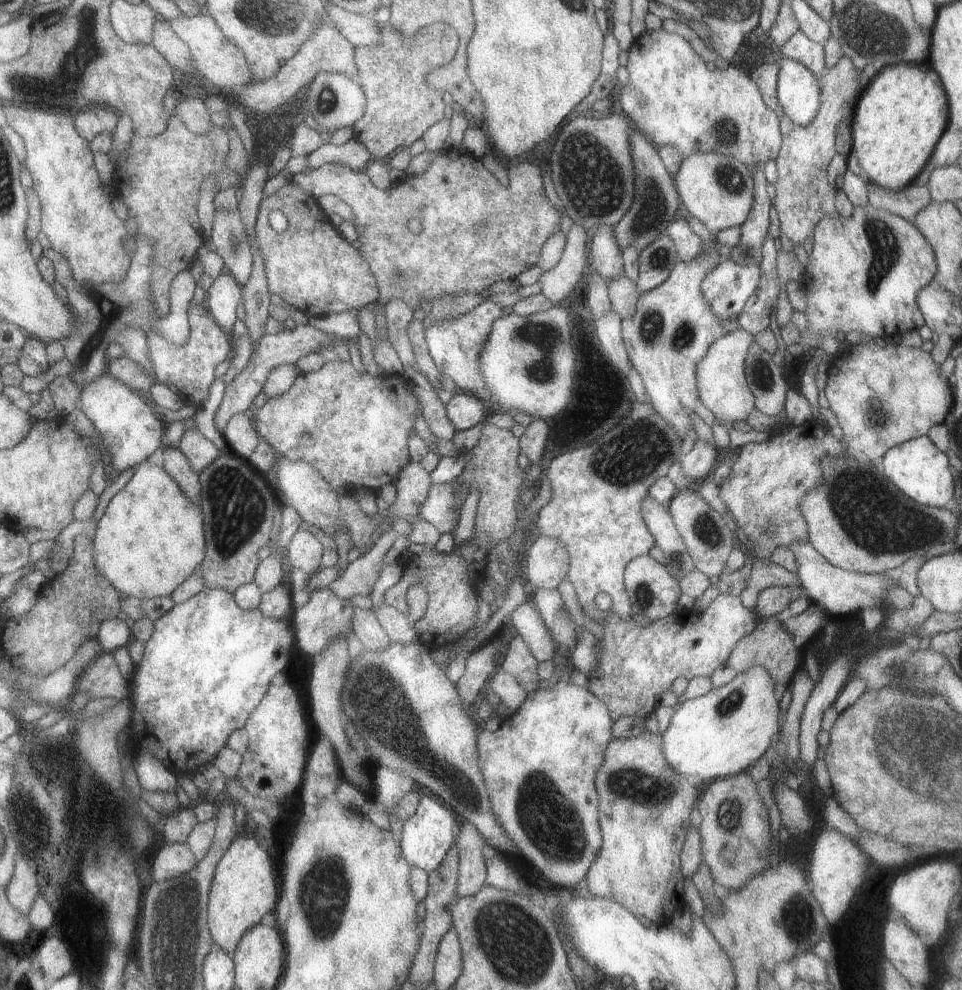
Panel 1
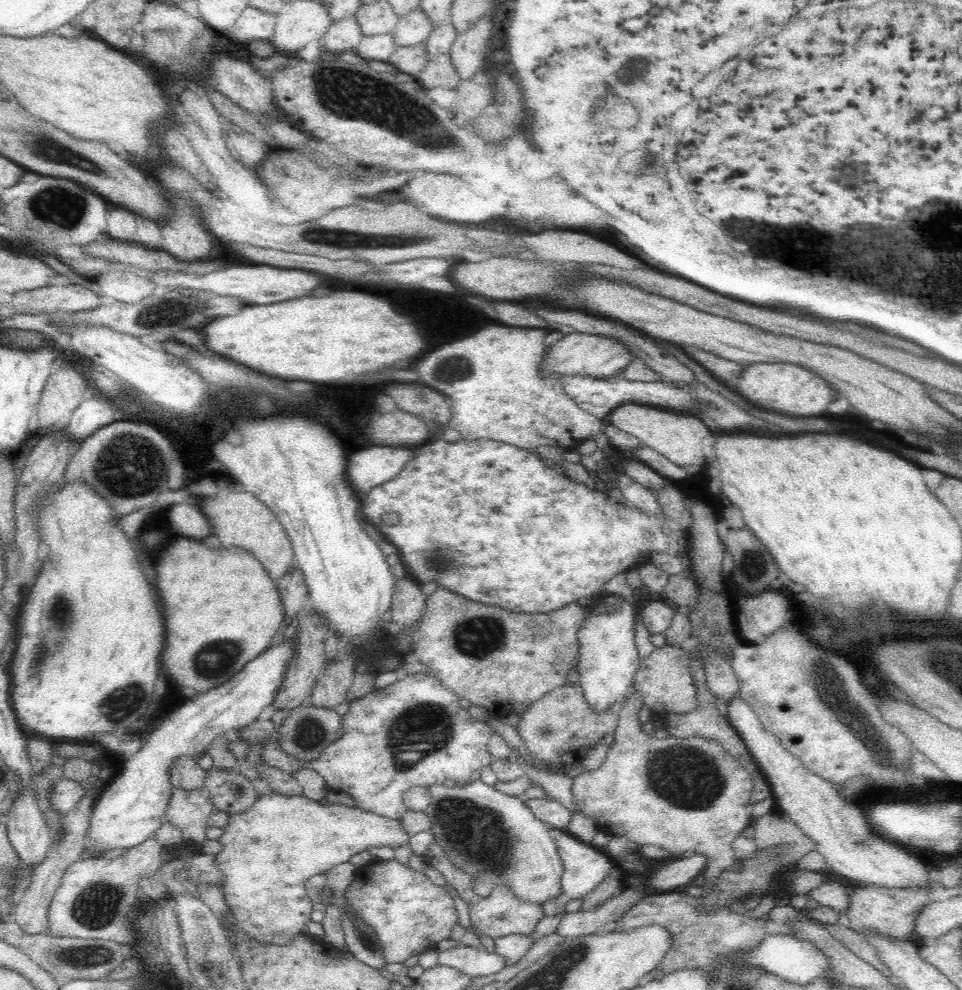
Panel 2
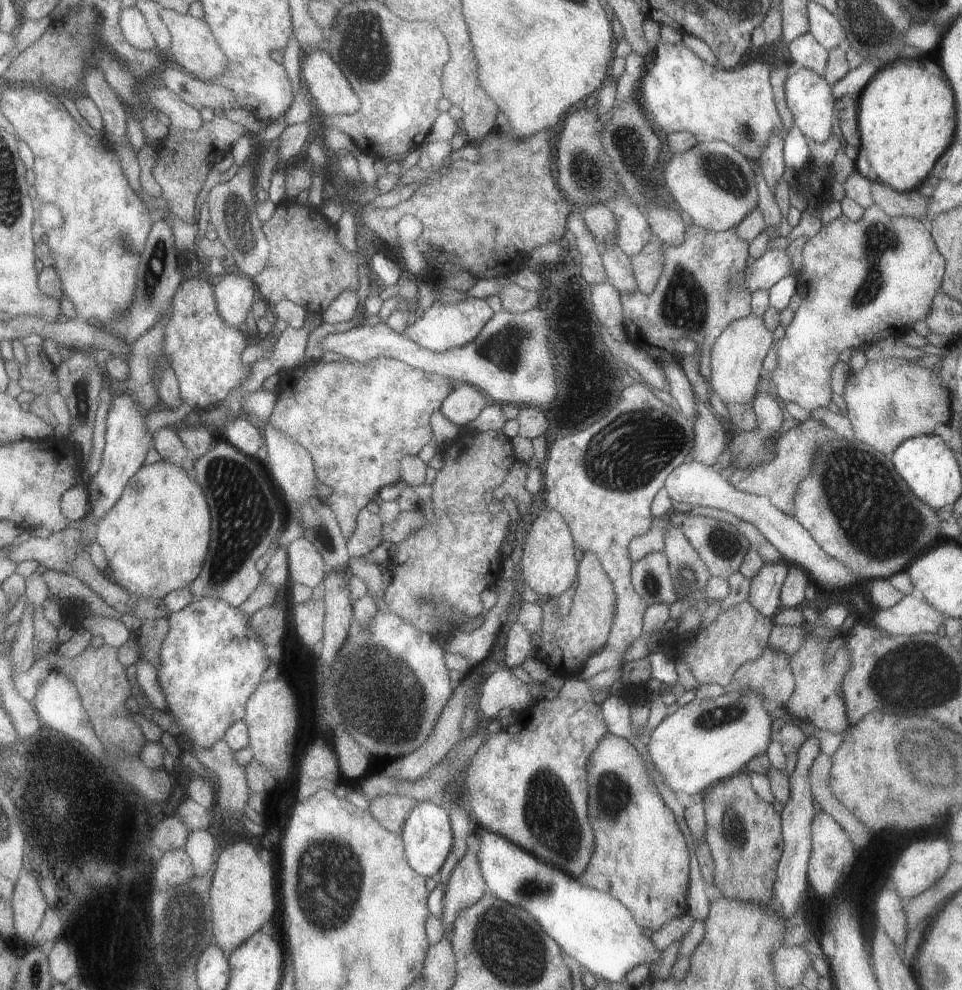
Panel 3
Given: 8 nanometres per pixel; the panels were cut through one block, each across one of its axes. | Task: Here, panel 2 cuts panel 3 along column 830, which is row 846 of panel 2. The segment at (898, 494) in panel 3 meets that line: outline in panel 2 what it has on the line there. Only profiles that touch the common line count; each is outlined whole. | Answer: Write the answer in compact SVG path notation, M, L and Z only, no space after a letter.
M480 778L454 788L430 786L428 792L432 794L432 804L426 808L426 816L432 820L430 832L448 860L472 876L478 896L486 898L494 886L504 882L524 902L544 904L564 892L564 866L556 840L550 836L552 828L534 818L524 800L506 796Z

